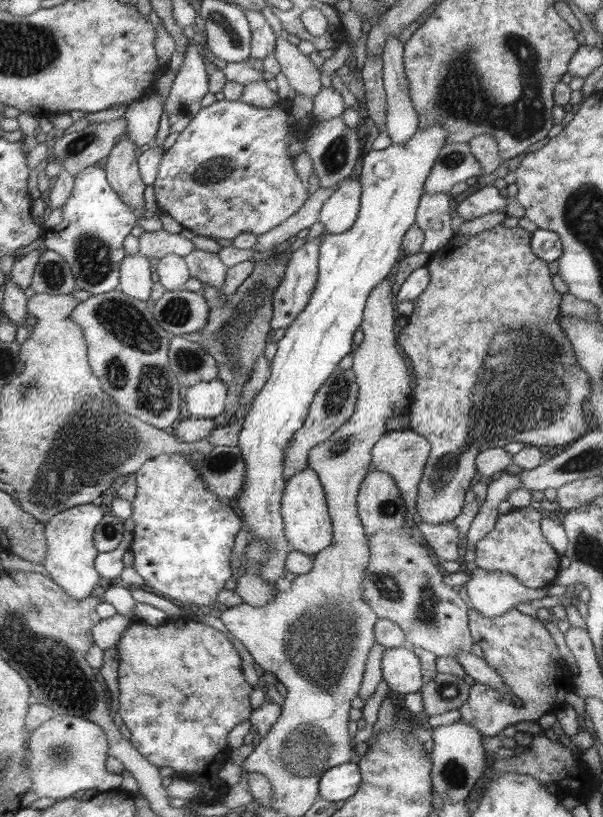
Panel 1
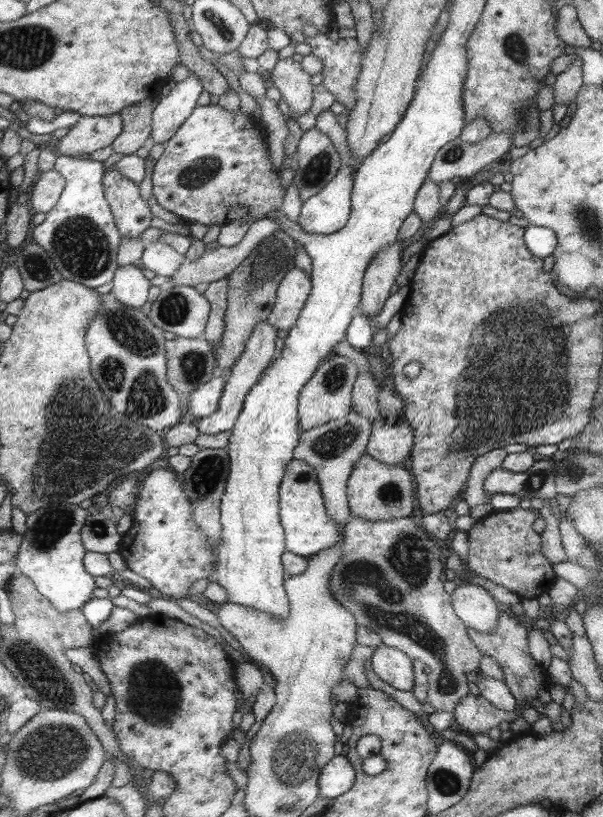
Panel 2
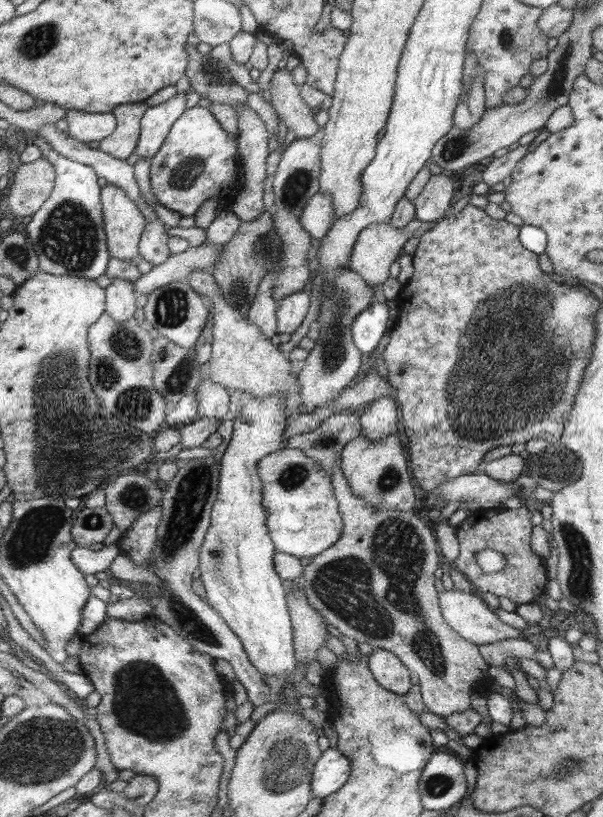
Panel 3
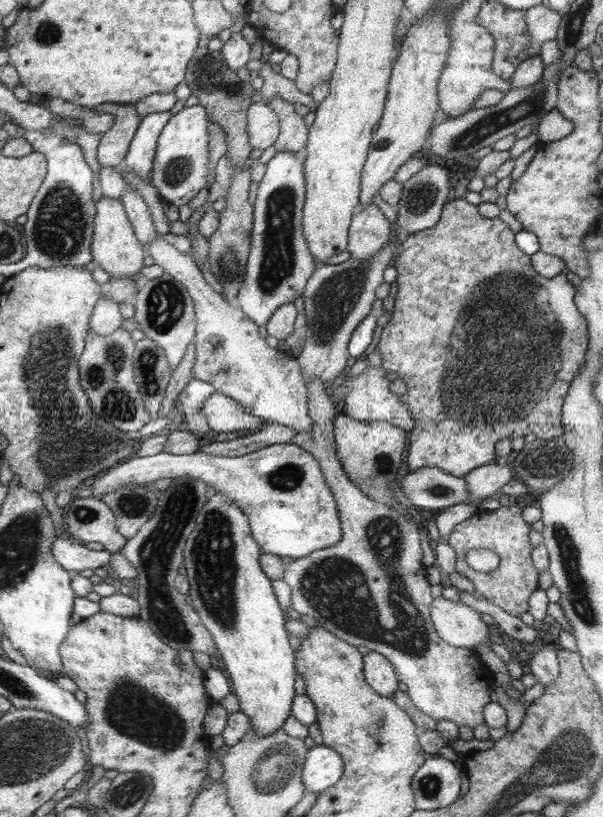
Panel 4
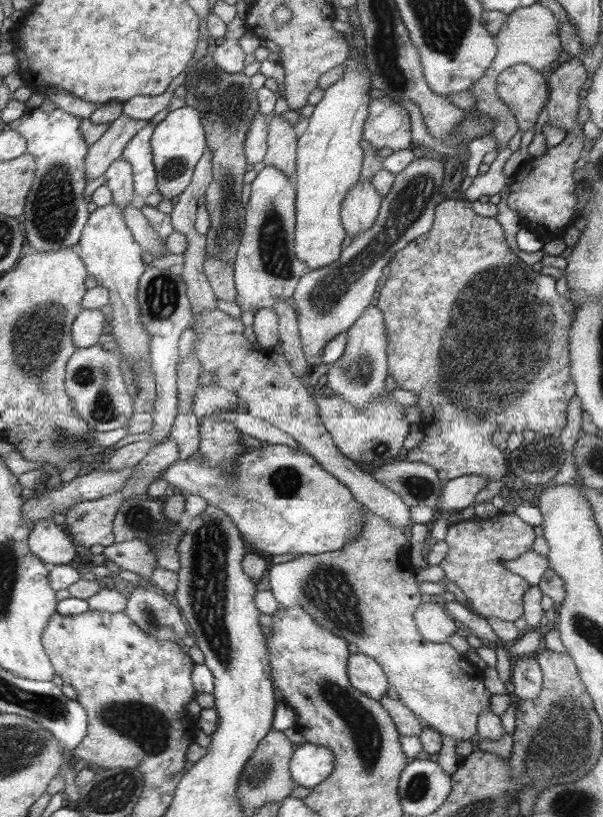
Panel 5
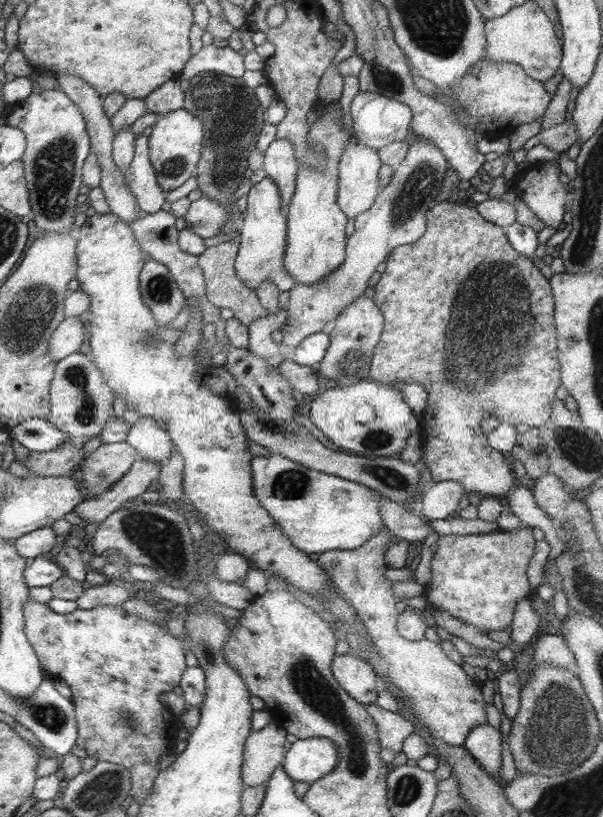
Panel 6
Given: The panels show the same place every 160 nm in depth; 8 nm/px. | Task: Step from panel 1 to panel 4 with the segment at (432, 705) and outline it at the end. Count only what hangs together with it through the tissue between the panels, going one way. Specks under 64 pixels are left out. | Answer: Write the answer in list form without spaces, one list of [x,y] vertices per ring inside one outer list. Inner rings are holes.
[[[310,378],[305,380],[305,384],[308,389],[308,414],[312,419],[312,429],[308,433],[295,435],[291,443],[308,451],[319,463],[320,470],[336,500],[340,531],[343,536],[335,546],[313,552],[286,565],[281,580],[290,588],[291,608],[299,615],[311,616],[329,634],[343,639],[345,643],[355,648],[363,646],[370,652],[384,655],[396,670],[397,678],[407,687],[405,692],[414,707],[430,716],[433,721],[450,720],[458,726],[471,728],[483,723],[484,706],[489,702],[489,694],[487,688],[483,688],[475,680],[487,678],[491,673],[487,672],[487,667],[471,649],[449,646],[437,635],[429,614],[433,598],[431,598],[429,584],[425,580],[421,538],[419,538],[417,524],[409,518],[399,516],[397,511],[387,507],[386,504],[369,499],[348,477],[336,454],[333,427],[338,404],[327,396],[320,380]]]

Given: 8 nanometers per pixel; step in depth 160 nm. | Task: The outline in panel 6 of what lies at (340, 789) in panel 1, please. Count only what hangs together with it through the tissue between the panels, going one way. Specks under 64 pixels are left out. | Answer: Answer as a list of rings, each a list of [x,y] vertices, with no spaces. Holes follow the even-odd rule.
[[[301,738],[289,744],[282,769],[295,782],[313,783],[336,768],[338,754],[327,738]]]

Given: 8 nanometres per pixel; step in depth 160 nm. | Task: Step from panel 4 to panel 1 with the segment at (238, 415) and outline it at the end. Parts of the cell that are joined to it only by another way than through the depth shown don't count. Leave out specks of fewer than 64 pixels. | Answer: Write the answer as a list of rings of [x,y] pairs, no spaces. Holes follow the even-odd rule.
[[[219,378],[188,387],[186,409],[194,418],[213,419],[225,412],[229,387]]]

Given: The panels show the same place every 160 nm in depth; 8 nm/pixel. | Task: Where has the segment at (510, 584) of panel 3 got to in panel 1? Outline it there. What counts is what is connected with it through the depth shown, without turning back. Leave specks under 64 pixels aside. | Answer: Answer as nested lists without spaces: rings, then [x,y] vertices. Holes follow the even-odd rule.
[[[529,505],[497,516],[493,531],[487,533],[483,539],[479,539],[475,545],[473,562],[477,569],[511,574],[529,588],[540,589],[553,585],[559,570],[559,556],[553,552],[553,548],[545,542],[541,534],[539,529],[541,518],[543,516]]]

